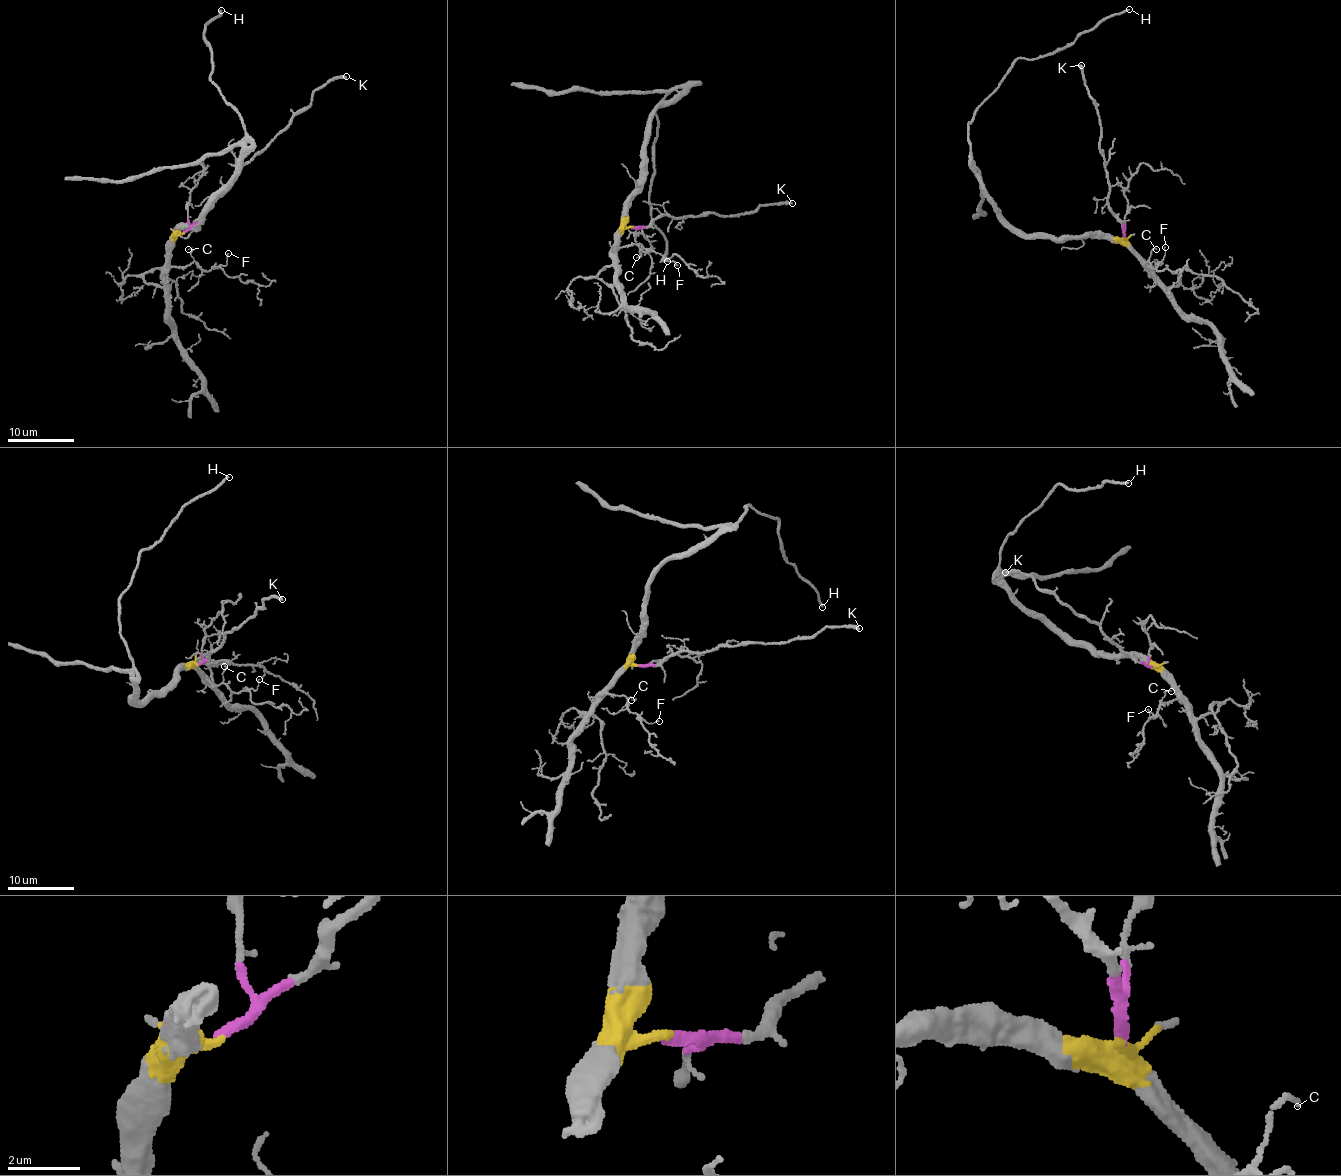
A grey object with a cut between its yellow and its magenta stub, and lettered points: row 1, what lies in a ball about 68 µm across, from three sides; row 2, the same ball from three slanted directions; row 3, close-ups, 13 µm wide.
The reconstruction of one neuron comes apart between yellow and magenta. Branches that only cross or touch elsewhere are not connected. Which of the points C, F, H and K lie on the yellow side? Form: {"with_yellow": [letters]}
{"with_yellow": ["C", "F", "H"]}

